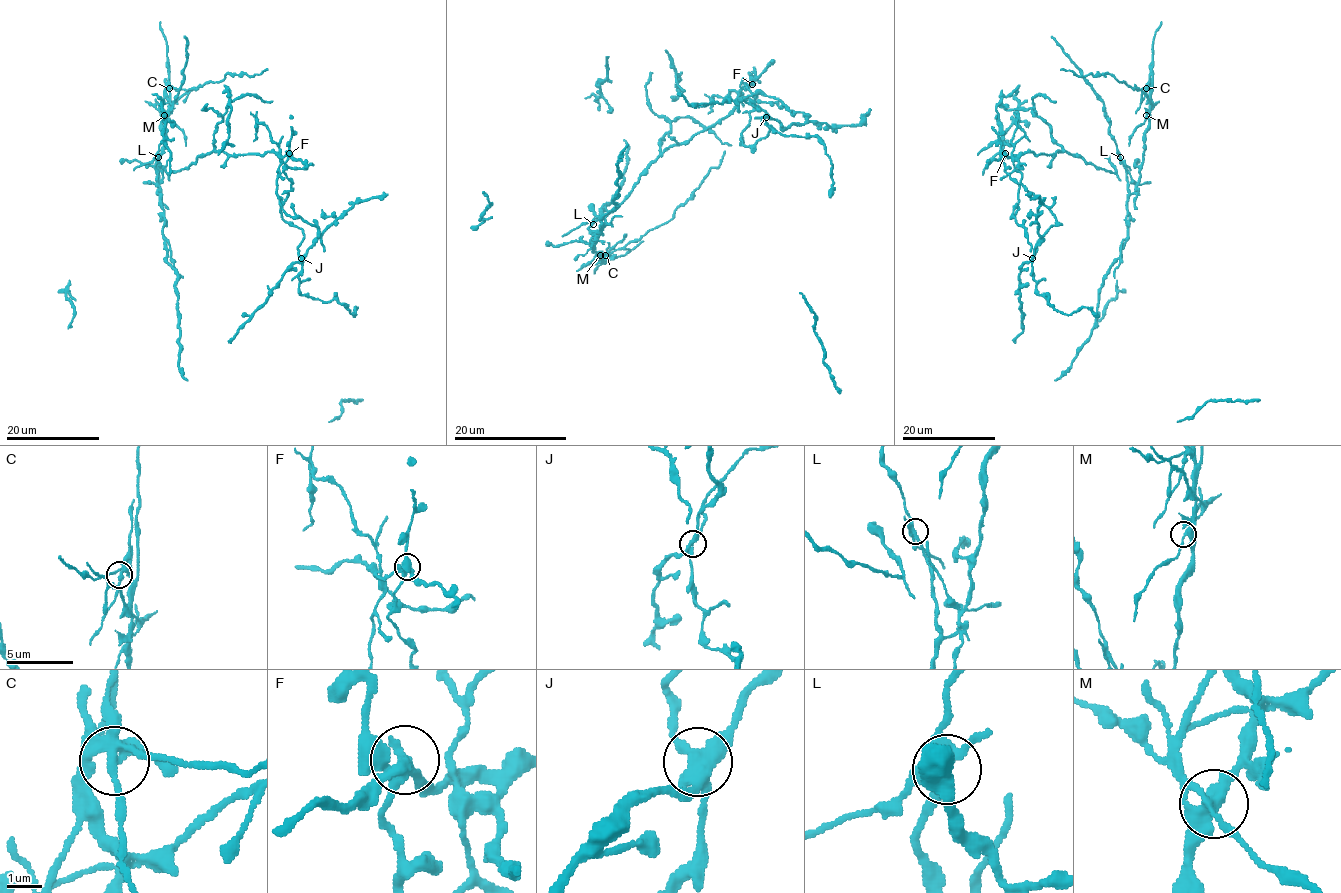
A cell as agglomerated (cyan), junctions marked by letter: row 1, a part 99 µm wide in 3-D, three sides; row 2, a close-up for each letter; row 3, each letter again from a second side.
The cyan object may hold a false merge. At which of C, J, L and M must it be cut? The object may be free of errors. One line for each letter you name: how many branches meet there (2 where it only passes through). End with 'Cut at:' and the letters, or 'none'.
J: Branches: 4
Cut at: J

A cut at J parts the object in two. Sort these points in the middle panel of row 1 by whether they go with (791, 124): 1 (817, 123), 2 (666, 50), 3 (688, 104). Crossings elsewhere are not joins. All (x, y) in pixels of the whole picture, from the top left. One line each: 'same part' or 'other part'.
1: same part
2: same part
3: same part

